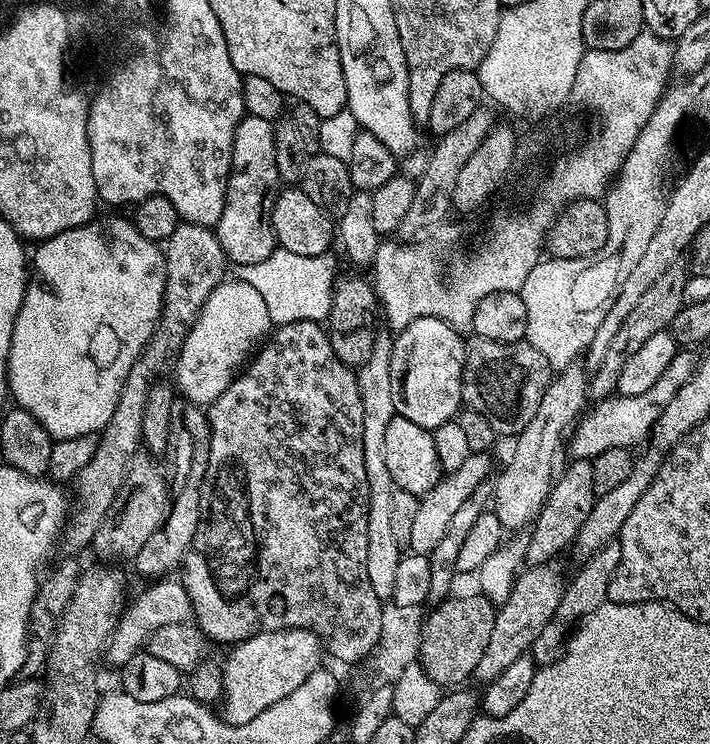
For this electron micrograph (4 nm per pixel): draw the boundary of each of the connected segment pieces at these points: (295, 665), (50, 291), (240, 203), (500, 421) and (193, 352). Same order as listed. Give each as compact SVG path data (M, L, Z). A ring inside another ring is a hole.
M287 628L273 632L259 632L241 640L222 663L224 673L223 719L230 724L245 724L262 714L266 706L274 706L286 694L298 690L310 674L321 667L322 645L315 632L306 628Z
M102 216L93 218L74 230L66 230L62 234L52 236L37 247L40 249L36 252L36 260L34 256L31 261L30 279L24 290L24 301L18 310L18 318L14 322L14 334L8 355L8 391L15 407L34 414L34 418L38 418L38 422L42 422L45 430L52 435L53 441L78 438L82 434L98 434L103 430L106 422L110 422L110 414L114 414L114 406L118 406L118 394L122 394L122 386L134 362L144 351L146 342L154 334L156 324L160 320L166 290L166 262L163 247L155 240L142 238L142 234L138 234L135 223L131 219Z
M244 115L234 130L232 169L228 175L226 202L222 218L218 218L215 234L225 257L236 266L256 264L269 258L276 250L272 211L282 183L275 161L275 130L273 121Z
M479 338L467 341L464 350L464 376L462 377L462 404L469 412L482 414L501 437L515 437L526 422L538 414L542 394L552 382L553 368L546 358L526 342L503 344Z
M239 278L225 279L212 291L210 298L206 298L194 326L186 334L186 342L174 365L174 377L176 376L174 384L179 395L201 406L213 404L222 394L222 390L231 386L241 369L249 363L253 353L265 343L266 337L273 331L273 328L274 325L270 314L267 313L262 295L254 290L254 286L248 285Z

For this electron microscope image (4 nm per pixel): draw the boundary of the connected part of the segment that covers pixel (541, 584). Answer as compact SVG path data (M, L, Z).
M559 563L533 564L525 567L516 577L510 598L499 605L494 630L490 634L490 642L478 661L474 676L480 682L498 678L502 670L507 670L518 657L525 655L528 648L548 628L548 620L554 618L554 610L558 610L558 602L564 593L566 576L560 573Z

